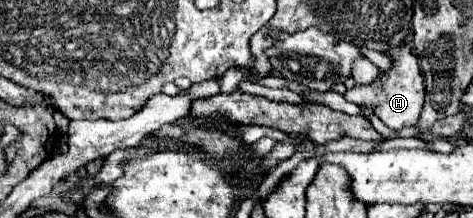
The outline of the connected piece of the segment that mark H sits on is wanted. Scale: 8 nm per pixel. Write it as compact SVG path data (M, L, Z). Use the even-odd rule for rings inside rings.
M405 44L395 50L389 50L389 54L393 58L393 70L385 72L381 80L369 86L355 86L353 90L347 90L345 98L359 106L373 108L379 120L391 130L401 130L405 126L417 126L421 108L425 104L425 86L423 86L421 70L417 66L417 58L411 54L411 48Z

